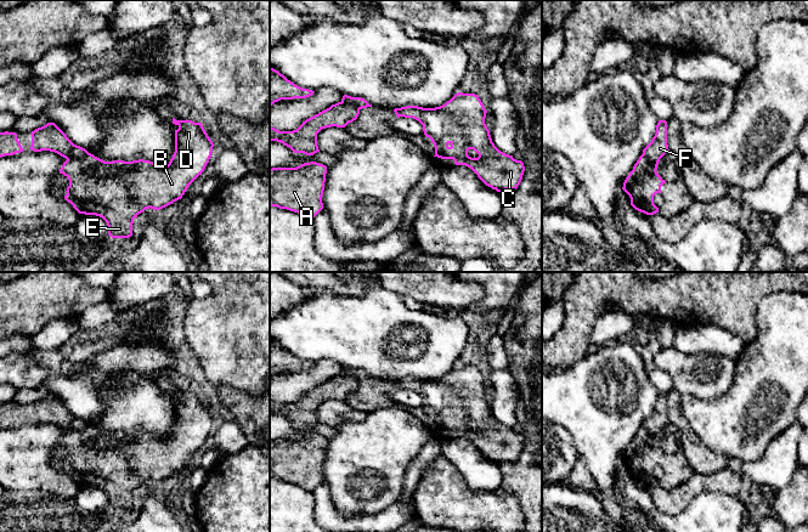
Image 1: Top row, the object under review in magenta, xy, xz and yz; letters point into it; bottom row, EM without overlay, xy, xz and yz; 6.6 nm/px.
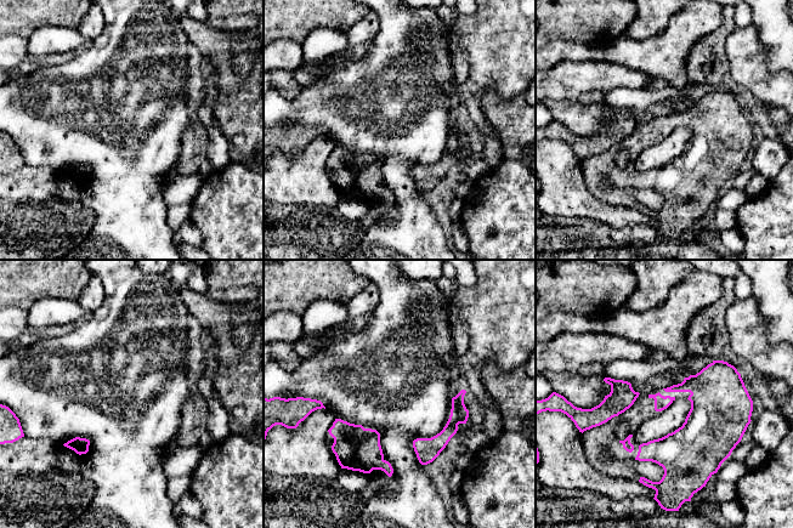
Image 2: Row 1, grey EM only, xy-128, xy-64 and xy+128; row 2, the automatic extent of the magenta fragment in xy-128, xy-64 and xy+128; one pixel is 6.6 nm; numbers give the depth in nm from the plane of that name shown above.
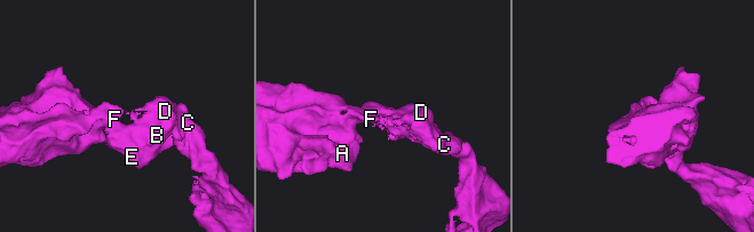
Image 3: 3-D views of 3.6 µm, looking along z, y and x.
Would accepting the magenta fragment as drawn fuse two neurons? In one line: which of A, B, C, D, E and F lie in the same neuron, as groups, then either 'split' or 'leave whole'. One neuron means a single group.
A F / B C D E | split

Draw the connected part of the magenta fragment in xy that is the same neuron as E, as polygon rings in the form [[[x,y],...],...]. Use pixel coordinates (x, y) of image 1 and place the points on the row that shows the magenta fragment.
[[[176,120],[175,152],[168,165],[158,165],[149,160],[113,160],[104,162],[91,153],[81,158],[67,159],[60,174],[69,180],[64,199],[79,214],[102,217],[112,238],[132,236],[134,219],[146,209],[160,210],[182,198],[188,186],[204,171],[213,153],[214,143],[202,123]]]

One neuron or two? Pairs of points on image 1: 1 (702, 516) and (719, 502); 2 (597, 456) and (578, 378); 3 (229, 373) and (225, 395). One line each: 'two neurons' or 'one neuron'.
1: one neuron
2: one neuron
3: two neurons

